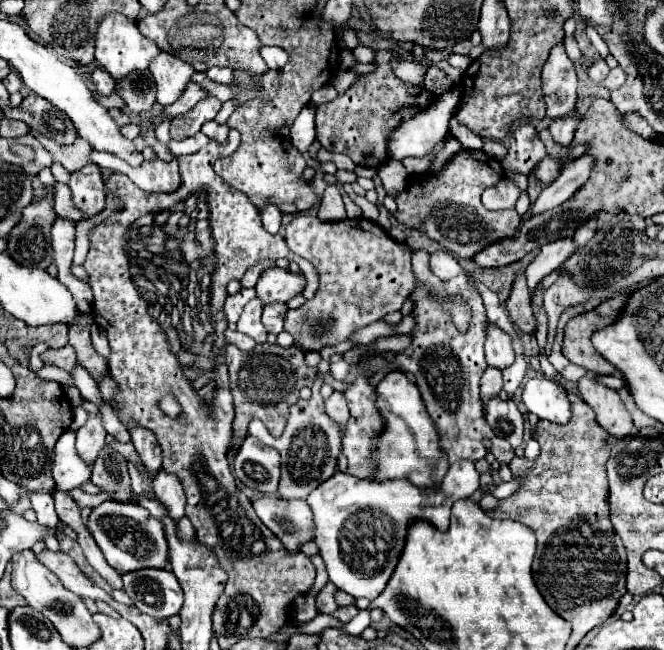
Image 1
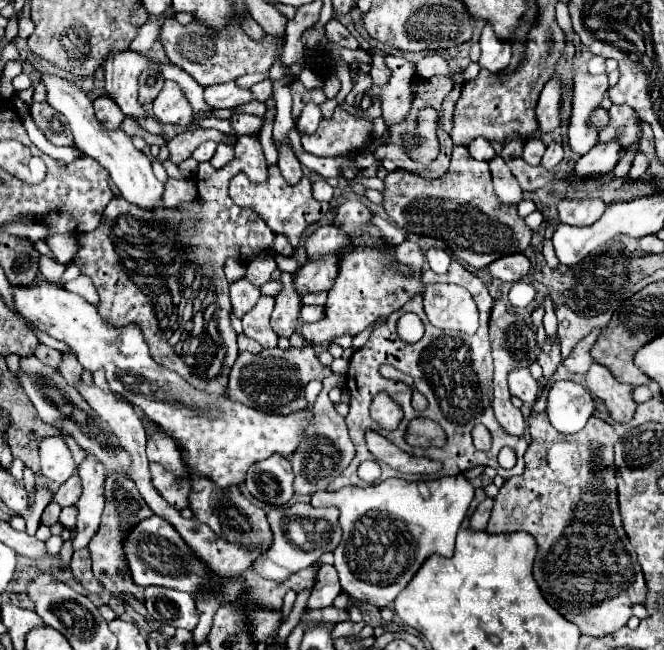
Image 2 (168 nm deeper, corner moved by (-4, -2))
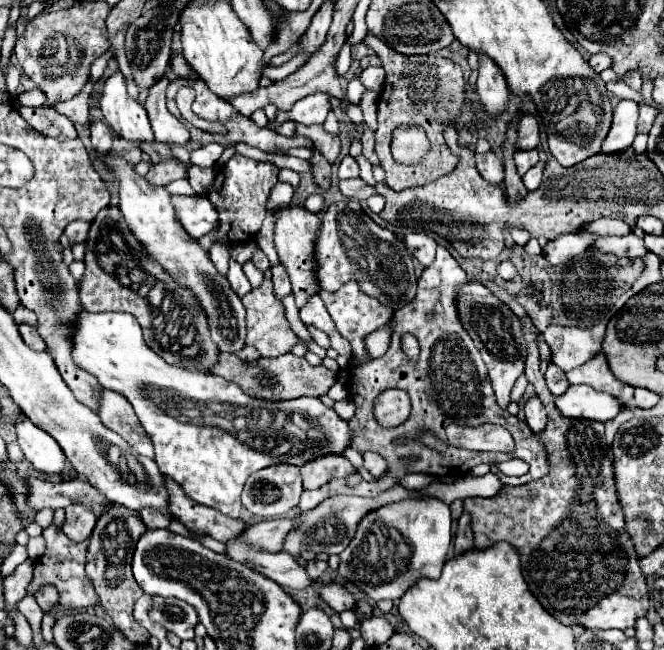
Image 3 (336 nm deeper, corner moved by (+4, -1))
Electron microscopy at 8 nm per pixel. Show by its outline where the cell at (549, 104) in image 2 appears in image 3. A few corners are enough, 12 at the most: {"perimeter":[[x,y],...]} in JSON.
{"perimeter":[[531,113],[519,123],[517,149],[539,145],[539,125]]}

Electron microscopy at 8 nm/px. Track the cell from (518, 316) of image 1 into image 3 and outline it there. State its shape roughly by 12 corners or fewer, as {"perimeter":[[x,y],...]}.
{"perimeter":[[551,365],[545,371],[553,395],[569,387],[565,373]]}

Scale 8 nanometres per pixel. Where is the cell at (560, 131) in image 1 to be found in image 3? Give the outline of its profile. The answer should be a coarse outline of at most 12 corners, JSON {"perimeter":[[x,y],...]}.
{"perimeter":[[539,161],[523,175],[529,191],[541,185],[545,163]]}

